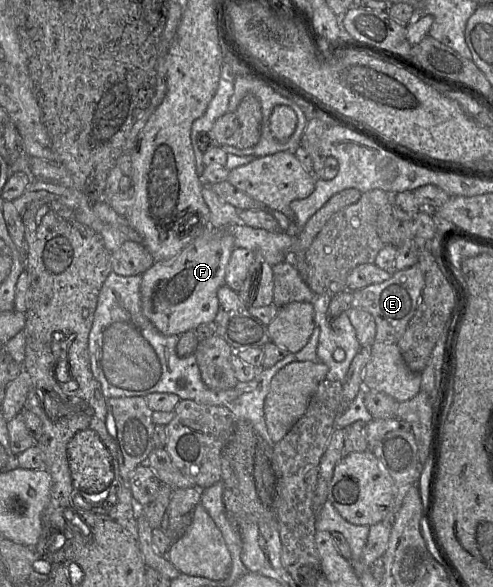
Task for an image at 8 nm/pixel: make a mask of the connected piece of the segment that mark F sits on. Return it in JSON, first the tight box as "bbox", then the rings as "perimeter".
{"bbox":[140,229,235,335],"perimeter":[[[209,229],[169,260],[155,261],[141,275],[140,295],[143,314],[163,335],[181,335],[203,323],[213,323],[219,308],[218,289],[224,285],[225,272],[235,249],[228,229]]]}

